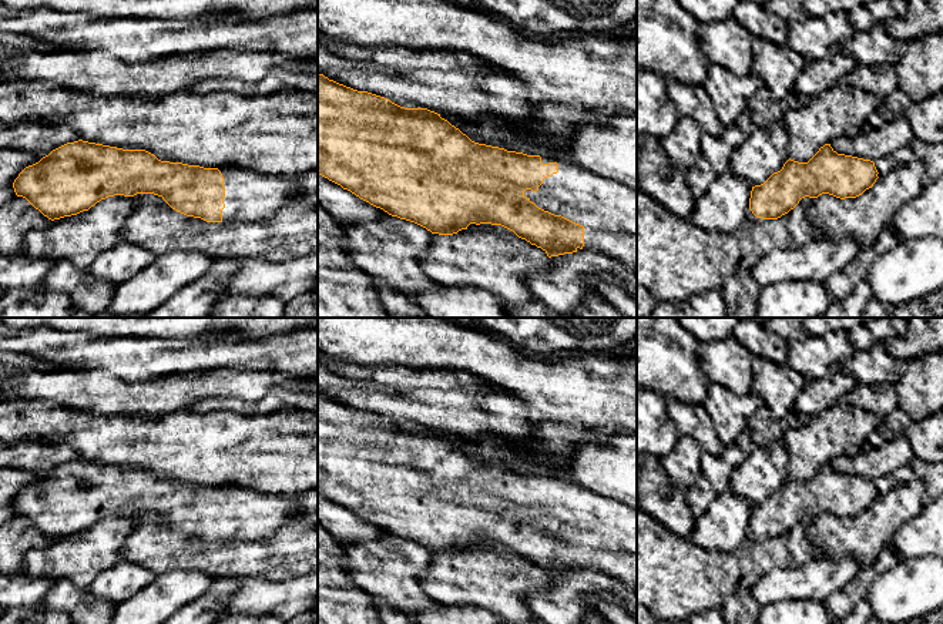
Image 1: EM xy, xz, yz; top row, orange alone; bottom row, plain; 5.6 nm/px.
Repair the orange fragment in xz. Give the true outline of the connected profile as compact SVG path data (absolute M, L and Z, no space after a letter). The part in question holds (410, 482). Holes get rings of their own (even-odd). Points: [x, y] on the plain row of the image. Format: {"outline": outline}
{"outline": "M318 392L318 493L329 500L350 510L370 524L383 529L392 536L415 541L432 553L453 554L462 548L467 548L470 543L491 543L501 544L513 550L519 557L526 558L531 564L541 567L548 577L564 573L594 571L610 576L624 584L628 590L637 593L637 510L620 500L607 499L603 494L594 493L590 489L581 487L574 482L547 474L527 474L523 472L507 470L504 467L491 466L472 460L459 447L452 444L440 433L427 427L405 427L390 419L368 412L358 410Z"}

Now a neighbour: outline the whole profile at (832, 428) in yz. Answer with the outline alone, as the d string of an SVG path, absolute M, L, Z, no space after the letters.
M840 403L812 417L808 426L788 427L782 443L789 453L789 477L808 482L820 466L838 456L858 454L860 444L879 427L880 420L873 413Z

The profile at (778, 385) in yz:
M754 358L754 385L751 392L761 396L775 419L783 420L793 412L796 395L806 379L788 363L778 365L764 358Z

